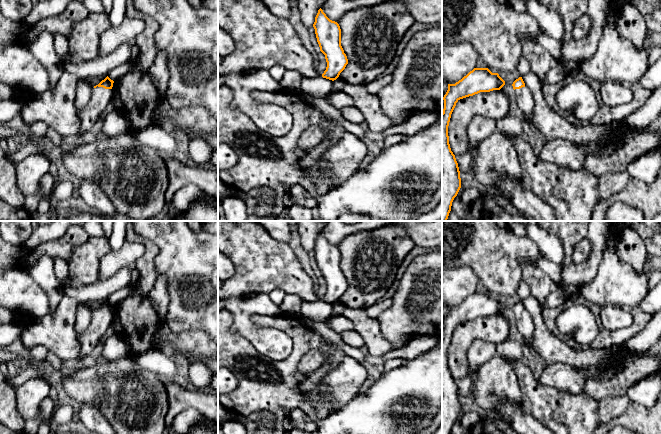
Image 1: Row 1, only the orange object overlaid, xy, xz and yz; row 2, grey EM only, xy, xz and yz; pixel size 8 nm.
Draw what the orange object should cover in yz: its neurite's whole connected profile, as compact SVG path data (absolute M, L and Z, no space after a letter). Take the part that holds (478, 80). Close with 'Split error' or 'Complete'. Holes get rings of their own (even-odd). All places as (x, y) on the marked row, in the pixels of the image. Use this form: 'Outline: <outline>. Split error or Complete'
Outline: M474 68L455 84L448 84L442 112L442 221L447 221L454 198L461 188L458 163L451 151L448 126L456 103L480 92L500 90L505 81L488 68Z. Complete

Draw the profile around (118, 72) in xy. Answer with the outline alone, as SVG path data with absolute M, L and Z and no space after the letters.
M132 59L127 62L124 63L123 65L120 65L116 68L114 68L108 75L108 77L113 80L114 82L116 82L118 79L120 79L123 75L125 75L127 72L130 71L131 67L132 67Z

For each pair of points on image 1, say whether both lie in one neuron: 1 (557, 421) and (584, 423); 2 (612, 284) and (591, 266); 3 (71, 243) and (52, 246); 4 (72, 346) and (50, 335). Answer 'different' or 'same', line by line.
1: same
2: different
3: same
4: same

